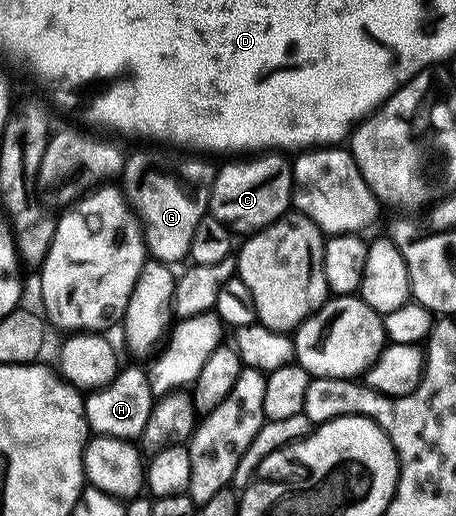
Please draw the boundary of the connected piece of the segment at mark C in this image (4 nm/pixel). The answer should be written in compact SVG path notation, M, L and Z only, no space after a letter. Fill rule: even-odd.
M267 152L250 157L249 162L233 162L225 165L215 178L212 177L208 213L217 221L223 222L231 232L241 236L252 235L286 215L292 203L293 170L292 163L282 156L284 155L279 152Z

